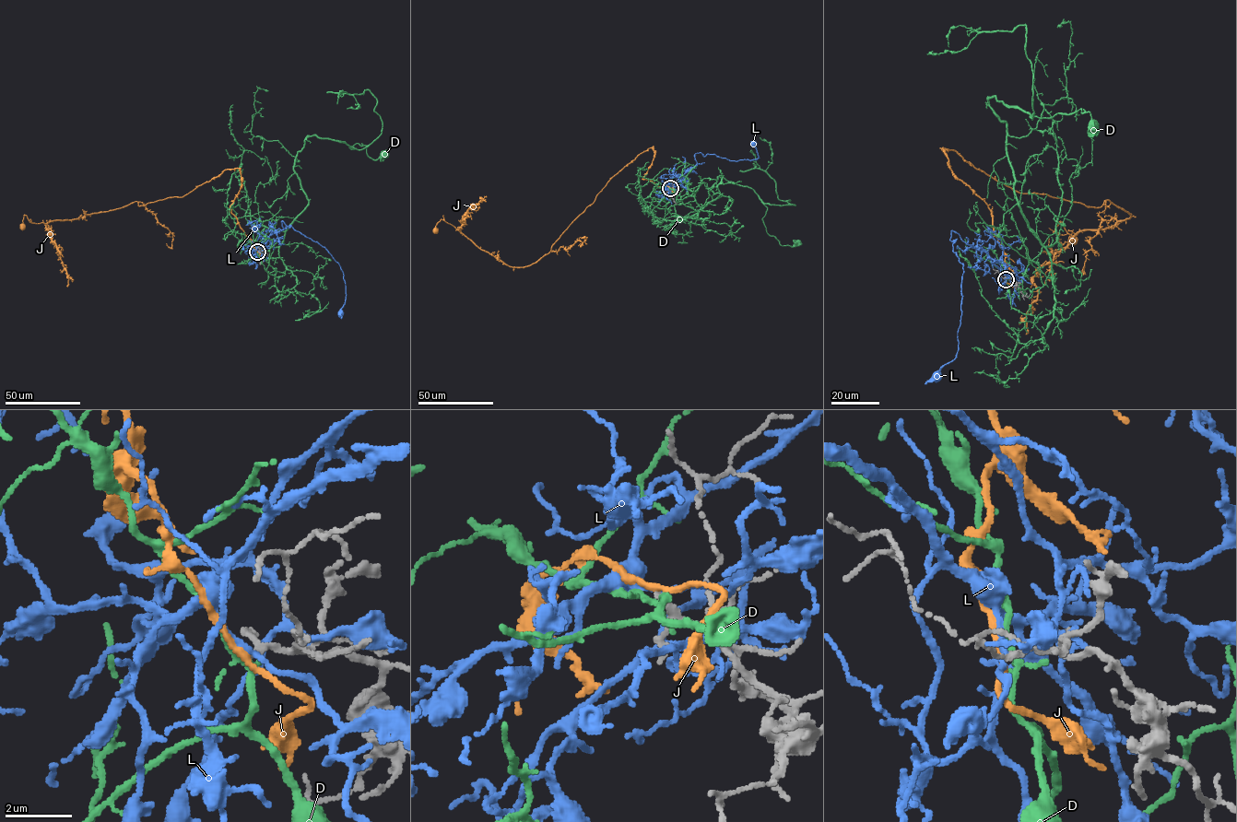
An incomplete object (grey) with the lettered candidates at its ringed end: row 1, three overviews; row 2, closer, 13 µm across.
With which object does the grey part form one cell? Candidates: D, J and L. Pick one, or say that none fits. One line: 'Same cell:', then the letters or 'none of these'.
Same cell: none of these

